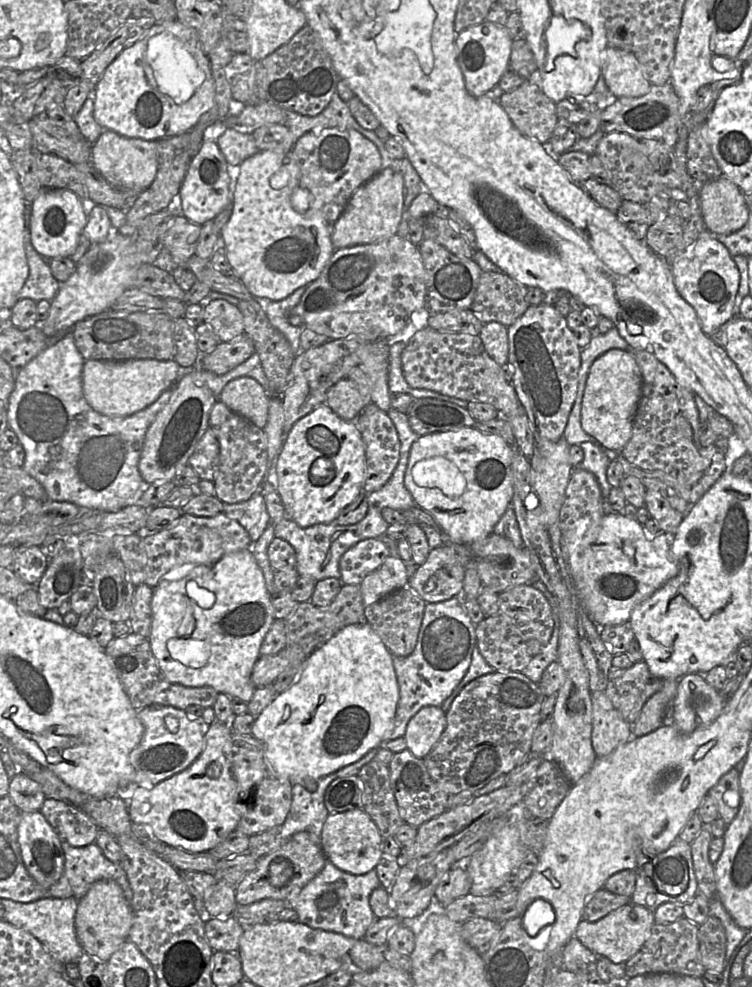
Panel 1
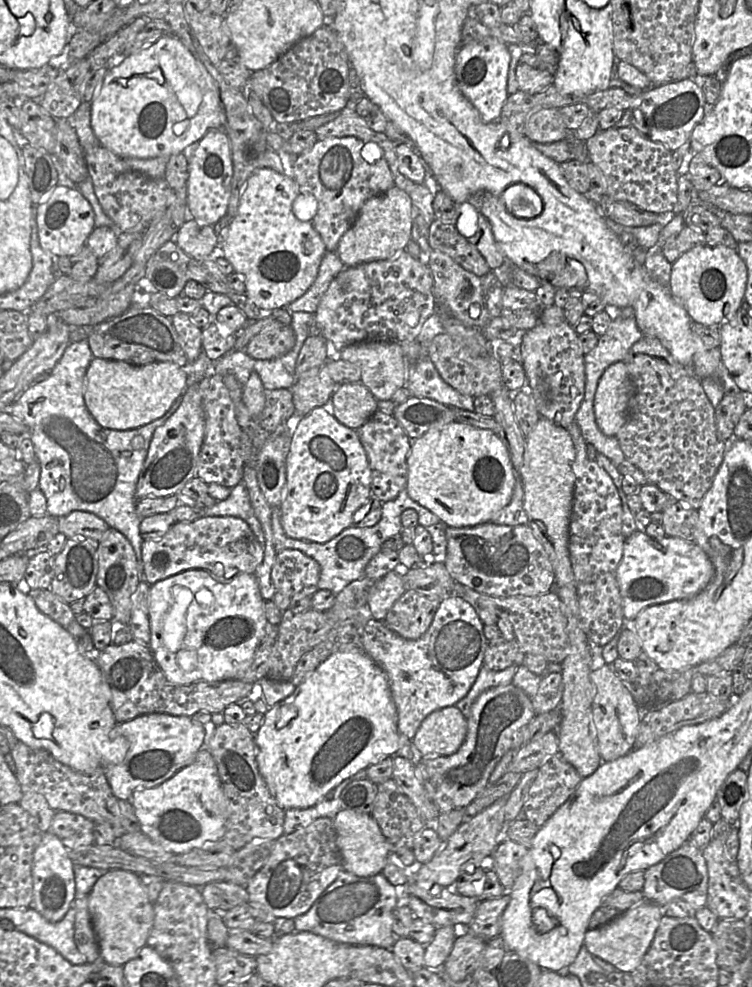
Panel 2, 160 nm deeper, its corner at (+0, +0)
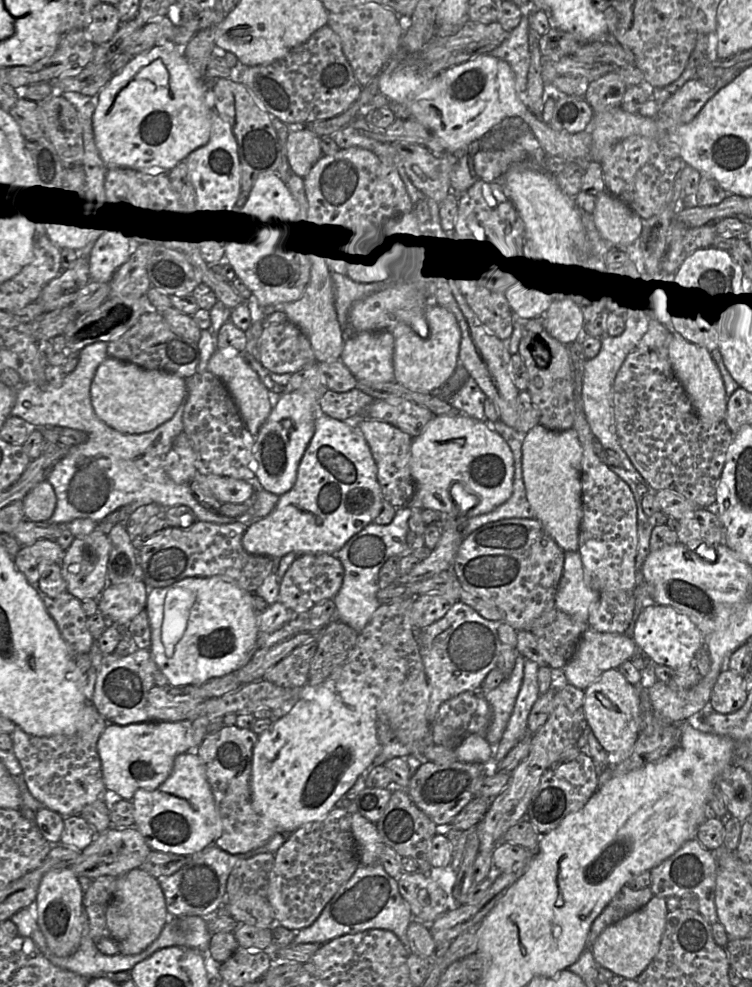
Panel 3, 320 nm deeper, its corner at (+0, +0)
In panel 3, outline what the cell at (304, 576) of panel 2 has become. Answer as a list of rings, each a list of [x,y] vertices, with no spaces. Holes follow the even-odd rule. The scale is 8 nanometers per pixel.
[[[326,553],[298,555],[285,572],[278,591],[278,601],[290,611],[308,612],[316,604],[333,600],[341,588],[344,568],[334,555]]]

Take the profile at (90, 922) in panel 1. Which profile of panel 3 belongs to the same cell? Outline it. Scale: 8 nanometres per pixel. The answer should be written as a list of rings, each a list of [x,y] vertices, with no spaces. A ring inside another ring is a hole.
[[[134,868],[117,877],[115,891],[106,910],[106,923],[119,944],[119,953],[134,955],[145,950],[159,936],[170,916],[163,891],[152,875],[142,868]]]

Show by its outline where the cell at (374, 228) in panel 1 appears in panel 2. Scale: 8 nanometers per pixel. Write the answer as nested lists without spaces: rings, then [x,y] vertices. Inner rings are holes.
[[[393,186],[364,203],[354,224],[341,237],[335,253],[345,267],[392,259],[406,250],[408,242],[412,239],[412,223],[413,205],[409,195]]]

